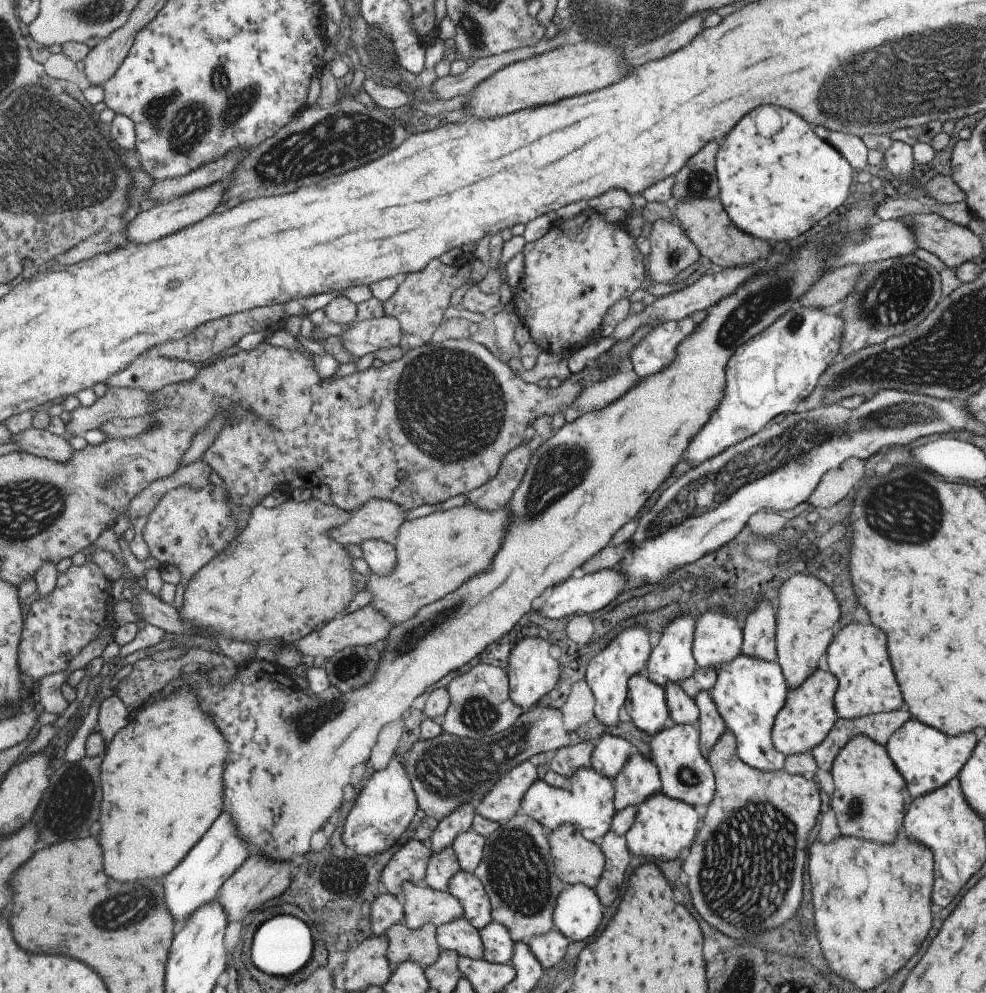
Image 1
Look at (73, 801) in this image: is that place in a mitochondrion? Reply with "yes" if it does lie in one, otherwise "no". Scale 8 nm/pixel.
yes

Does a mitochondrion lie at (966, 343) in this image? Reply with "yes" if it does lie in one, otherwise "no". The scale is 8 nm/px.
yes

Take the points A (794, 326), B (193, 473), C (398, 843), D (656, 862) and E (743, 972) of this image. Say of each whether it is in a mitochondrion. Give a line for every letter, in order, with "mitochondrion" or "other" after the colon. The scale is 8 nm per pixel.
A: mitochondrion
B: other
C: other
D: other
E: other

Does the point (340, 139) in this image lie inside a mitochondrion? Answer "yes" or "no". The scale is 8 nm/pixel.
yes

